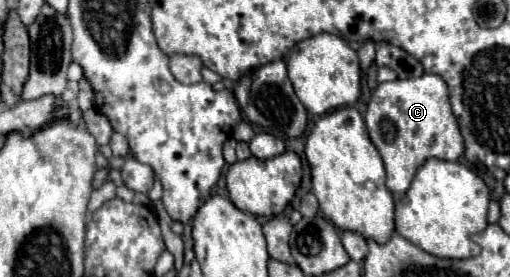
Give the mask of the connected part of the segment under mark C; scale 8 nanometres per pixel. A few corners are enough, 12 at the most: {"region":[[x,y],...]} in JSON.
{"region":[[438,74],[378,84],[366,128],[386,188],[464,140]]}

